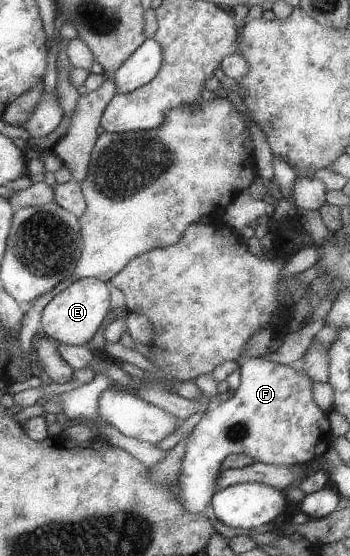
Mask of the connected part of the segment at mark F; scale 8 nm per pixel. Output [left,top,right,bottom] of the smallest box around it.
[177,358,329,514]

